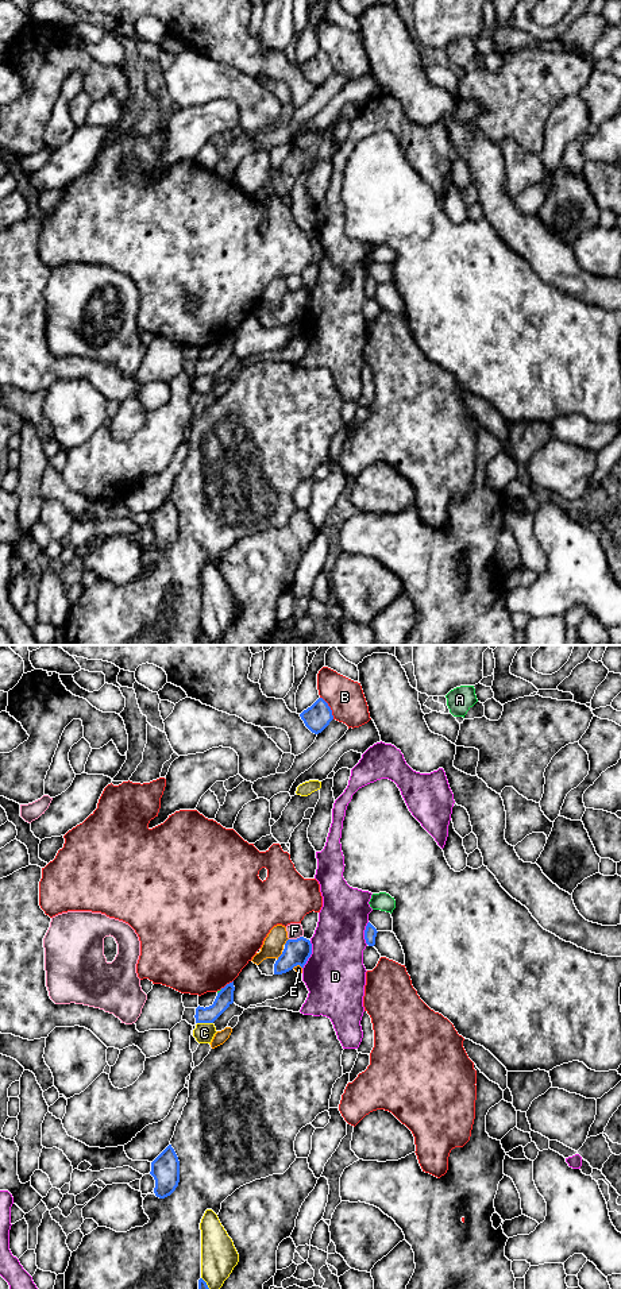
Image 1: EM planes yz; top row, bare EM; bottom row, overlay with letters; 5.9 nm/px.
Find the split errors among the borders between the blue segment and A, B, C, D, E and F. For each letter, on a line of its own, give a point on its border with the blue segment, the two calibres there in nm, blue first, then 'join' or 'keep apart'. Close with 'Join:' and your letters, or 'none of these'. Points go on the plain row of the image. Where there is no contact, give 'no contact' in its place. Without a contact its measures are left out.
A: yz (219, 344) | 100/20 nm | keep apart
B: yz (330, 60) | 160/220 nm | keep apart
C: yz (205, 374) | 100/120 nm | keep apart
D: yz (311, 305) | 150/360 nm | keep apart
E: yz (280, 308) | 150/130 nm | keep apart
F: yz (294, 292) | 150/100 nm | keep apart
Join: none of these

